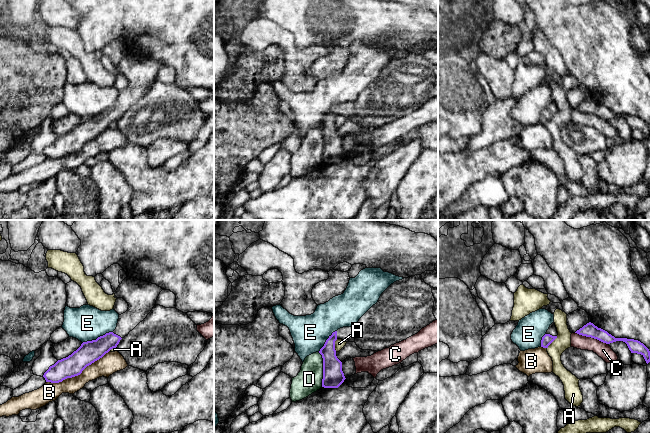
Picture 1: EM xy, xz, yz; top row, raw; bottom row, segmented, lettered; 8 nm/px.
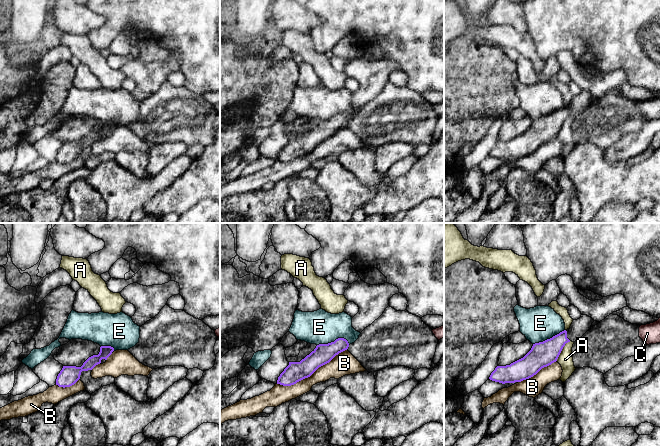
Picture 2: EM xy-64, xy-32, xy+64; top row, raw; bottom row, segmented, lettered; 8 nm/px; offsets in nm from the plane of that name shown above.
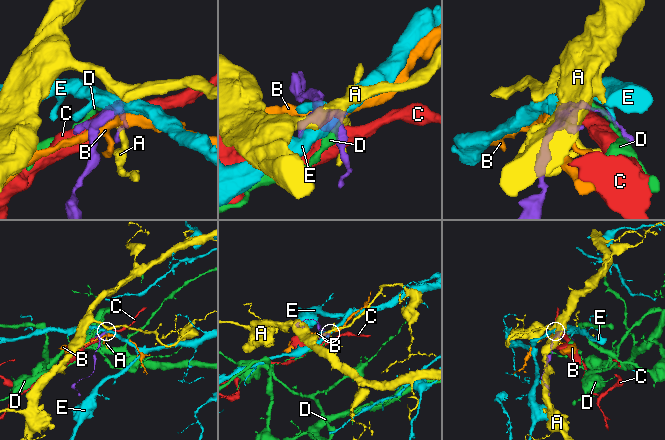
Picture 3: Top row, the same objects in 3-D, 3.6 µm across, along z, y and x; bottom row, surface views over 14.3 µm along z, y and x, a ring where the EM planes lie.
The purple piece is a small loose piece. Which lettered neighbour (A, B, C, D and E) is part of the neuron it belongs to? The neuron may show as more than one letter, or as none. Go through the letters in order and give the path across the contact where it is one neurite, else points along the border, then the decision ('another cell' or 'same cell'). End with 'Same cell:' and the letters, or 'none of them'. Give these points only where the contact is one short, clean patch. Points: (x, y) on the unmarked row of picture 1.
A: border along xz (337, 115), (335, 117), (335, 127); another cell
B: another cell
C: another cell
D: border along xz (318, 128), (322, 134), (322, 162); another cell
E: border along xy (112, 107), (82, 119); another cell
Same cell: none of them

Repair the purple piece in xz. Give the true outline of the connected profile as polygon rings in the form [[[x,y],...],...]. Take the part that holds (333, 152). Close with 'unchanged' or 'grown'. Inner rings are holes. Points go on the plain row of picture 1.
[[[343,103],[333,108],[326,116],[319,129],[323,134],[322,163],[338,164],[346,155],[342,147],[342,138],[336,132],[335,117],[342,115],[346,118],[354,118],[356,112],[355,103]]] | grown

